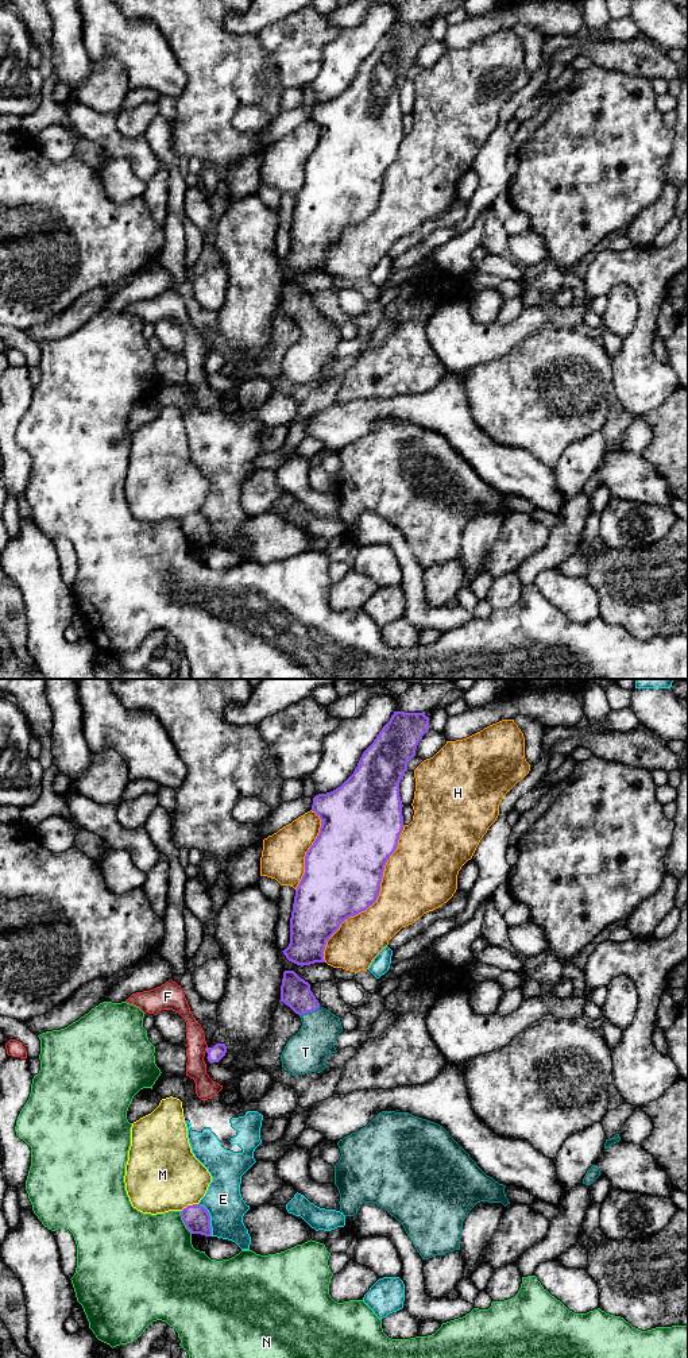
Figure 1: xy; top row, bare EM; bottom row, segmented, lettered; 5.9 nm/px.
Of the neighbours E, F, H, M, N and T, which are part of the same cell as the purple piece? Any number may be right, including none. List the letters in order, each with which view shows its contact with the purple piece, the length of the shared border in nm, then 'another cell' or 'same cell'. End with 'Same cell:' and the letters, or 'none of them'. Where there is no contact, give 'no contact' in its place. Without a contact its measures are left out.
E: contact in xy; length 220 nm; another cell
F: contact in xy; length 30 nm; another cell
H: contact in xy; length 950 nm; another cell
M: contact in xy; length 120 nm; another cell
N: contact in xy; length 150 nm; another cell
T: contact in xy; length 140 nm; same cell
Same cell: T

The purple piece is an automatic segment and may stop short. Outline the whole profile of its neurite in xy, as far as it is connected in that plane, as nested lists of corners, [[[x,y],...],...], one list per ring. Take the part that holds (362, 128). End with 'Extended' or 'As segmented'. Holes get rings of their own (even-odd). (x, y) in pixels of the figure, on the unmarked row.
[[[394,20],[374,51],[363,61],[353,82],[336,99],[313,107],[312,120],[321,128],[320,142],[305,165],[305,182],[295,198],[290,227],[290,252],[282,259],[297,274],[325,271],[326,250],[349,225],[372,215],[380,201],[380,192],[387,169],[398,155],[403,139],[399,90],[407,80],[407,72],[415,65],[422,45],[429,39],[429,26],[422,22]]]. As segmented

